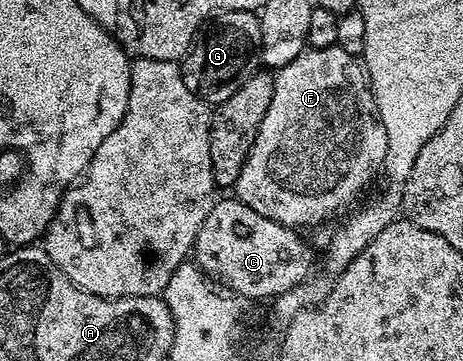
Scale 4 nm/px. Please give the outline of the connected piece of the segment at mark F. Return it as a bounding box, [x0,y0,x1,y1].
[235,46,387,228]

